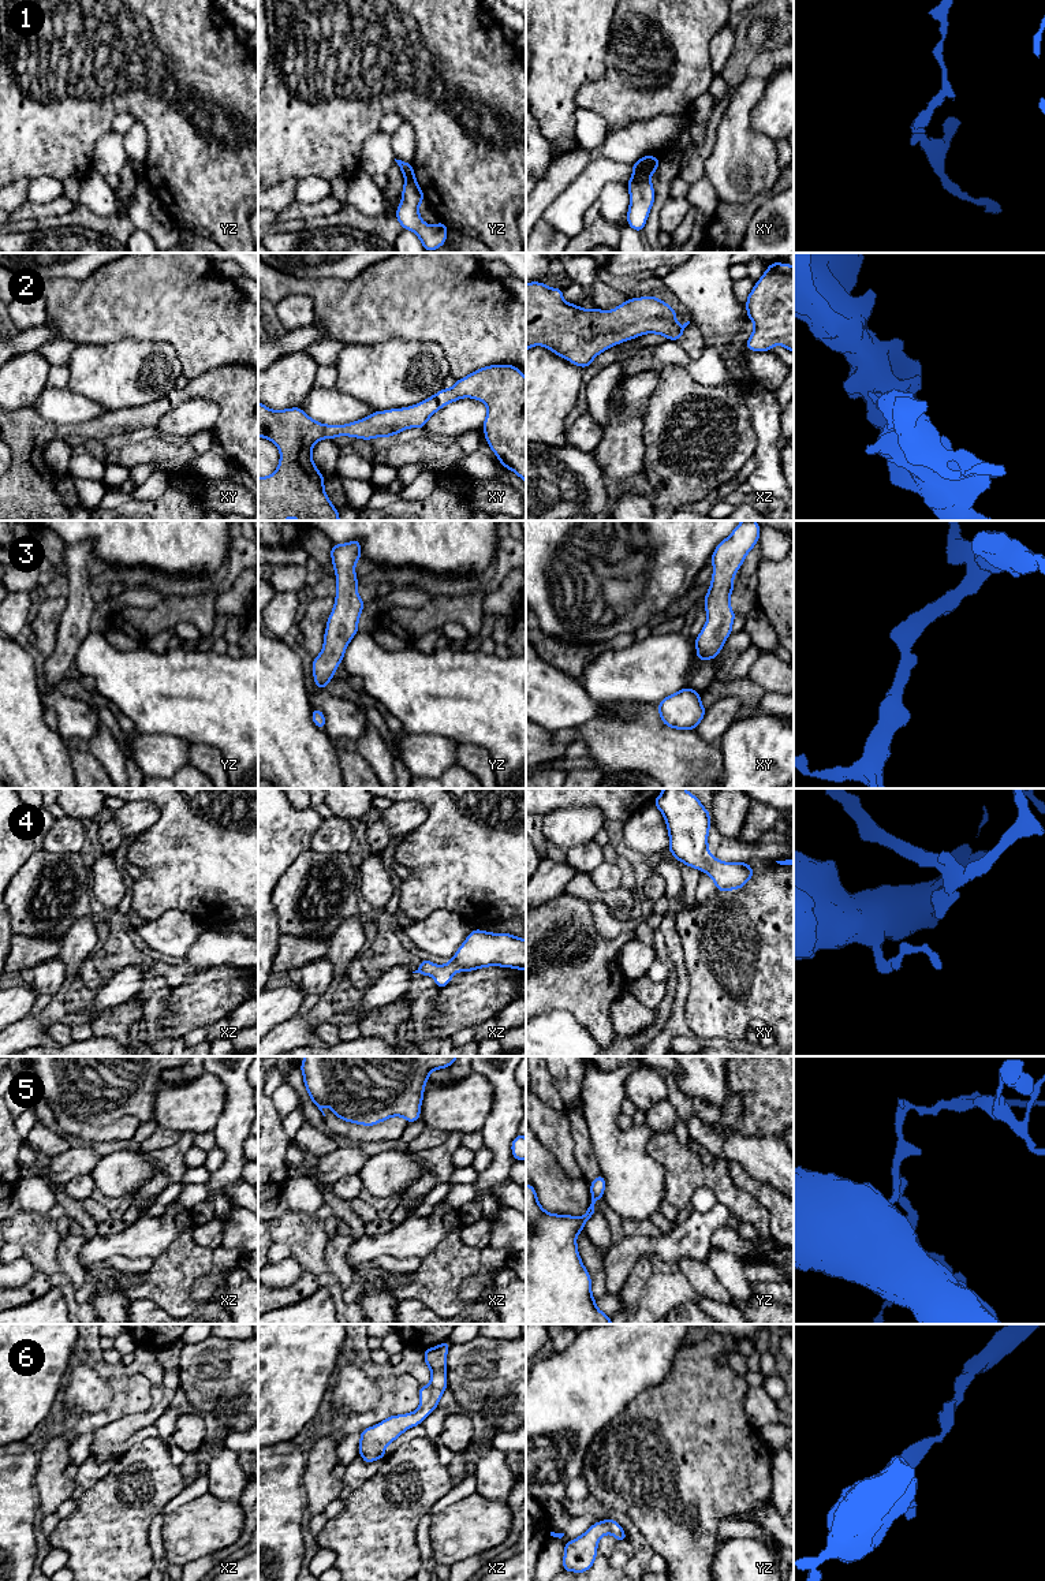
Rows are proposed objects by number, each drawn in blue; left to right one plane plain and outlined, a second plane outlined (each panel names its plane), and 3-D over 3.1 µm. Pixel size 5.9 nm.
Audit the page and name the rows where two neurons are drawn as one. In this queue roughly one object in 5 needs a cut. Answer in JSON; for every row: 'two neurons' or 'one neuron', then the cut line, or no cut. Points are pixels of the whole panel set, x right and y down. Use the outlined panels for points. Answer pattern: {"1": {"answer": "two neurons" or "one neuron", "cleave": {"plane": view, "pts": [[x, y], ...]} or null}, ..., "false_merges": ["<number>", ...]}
{"1": {"answer": "two neurons", "cleave": {"plane": "xy", "pts": [[633, 175], [648, 179]]}}, "2": {"answer": "one neuron", "cleave": null}, "3": {"answer": "one neuron", "cleave": null}, "4": {"answer": "one neuron", "cleave": null}, "5": {"answer": "one neuron", "cleave": null}, "6": {"answer": "one neuron", "cleave": null}, "false_merges": ["1"]}

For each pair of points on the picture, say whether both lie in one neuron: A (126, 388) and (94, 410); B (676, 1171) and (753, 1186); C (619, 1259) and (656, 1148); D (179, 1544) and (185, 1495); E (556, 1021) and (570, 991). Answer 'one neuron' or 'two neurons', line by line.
A: two neurons
B: two neurons
C: two neurons
D: two neurons
E: two neurons

